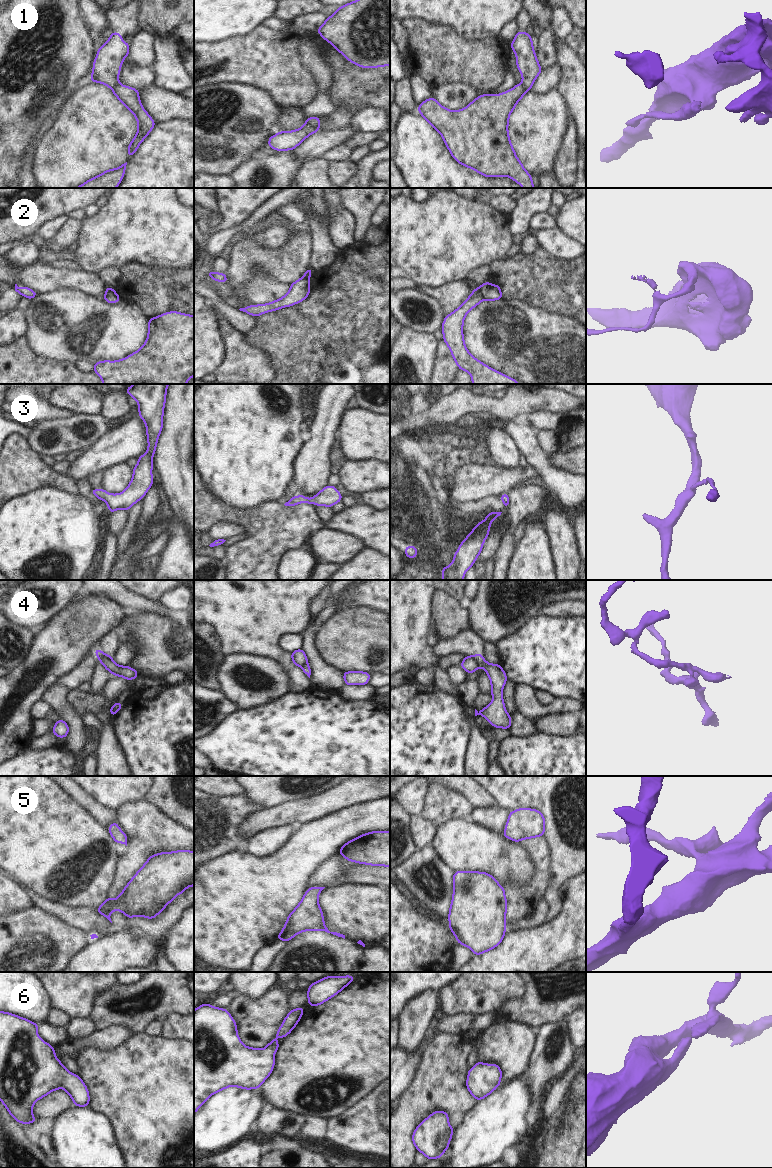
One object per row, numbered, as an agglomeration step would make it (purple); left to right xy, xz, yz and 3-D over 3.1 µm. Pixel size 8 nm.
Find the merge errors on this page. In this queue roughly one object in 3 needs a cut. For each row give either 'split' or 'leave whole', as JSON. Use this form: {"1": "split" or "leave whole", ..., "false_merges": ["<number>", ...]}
{"1": "split", "2": "split", "3": "leave whole", "4": "split", "5": "leave whole", "6": "leave whole", "false_merges": ["1", "2", "4"]}

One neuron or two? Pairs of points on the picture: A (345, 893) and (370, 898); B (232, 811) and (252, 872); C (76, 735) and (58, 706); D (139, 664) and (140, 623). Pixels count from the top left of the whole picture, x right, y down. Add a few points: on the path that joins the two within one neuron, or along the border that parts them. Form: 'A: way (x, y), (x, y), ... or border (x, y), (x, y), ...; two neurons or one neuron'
A: way (351, 898), (364, 898); one neuron
B: border (243, 849), (235, 849), (220, 855); two neurons
C: way (76, 728), (76, 724), (65, 713); one neuron
D: way (143, 654), (143, 633); one neuron

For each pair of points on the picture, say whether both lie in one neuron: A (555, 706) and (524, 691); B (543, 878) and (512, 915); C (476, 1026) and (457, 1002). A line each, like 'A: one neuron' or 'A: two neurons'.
A: one neuron
B: one neuron
C: two neurons

